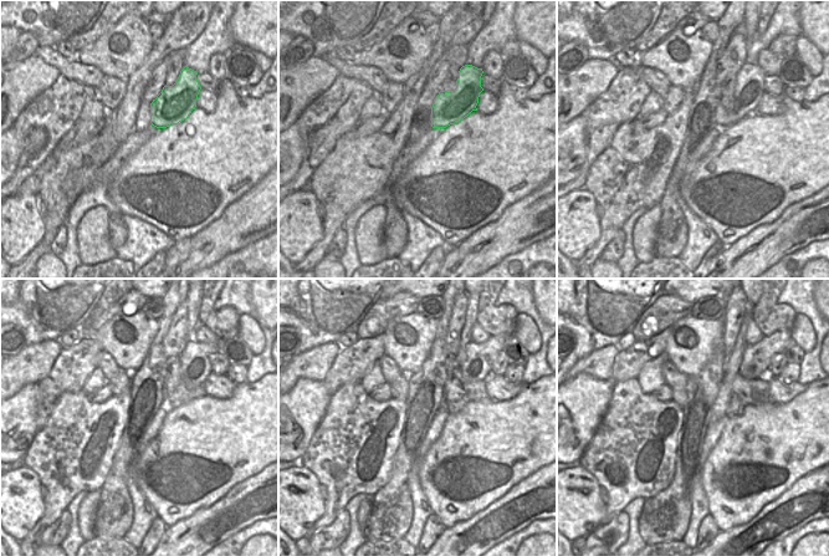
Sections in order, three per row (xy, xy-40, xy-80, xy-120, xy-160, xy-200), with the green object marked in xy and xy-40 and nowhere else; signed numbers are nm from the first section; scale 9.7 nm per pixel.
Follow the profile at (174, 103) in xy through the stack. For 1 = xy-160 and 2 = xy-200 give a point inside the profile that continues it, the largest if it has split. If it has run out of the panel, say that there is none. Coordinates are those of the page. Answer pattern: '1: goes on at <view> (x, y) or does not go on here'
1: goes on at xy-160 (479, 356)
2: goes on at xy-200 (757, 357)

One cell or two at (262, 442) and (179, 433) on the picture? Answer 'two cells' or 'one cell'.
one cell

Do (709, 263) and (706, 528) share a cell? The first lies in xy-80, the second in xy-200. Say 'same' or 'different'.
same

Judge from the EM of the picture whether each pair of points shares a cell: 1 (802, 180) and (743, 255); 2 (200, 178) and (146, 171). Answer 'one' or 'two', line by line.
1: two
2: one

